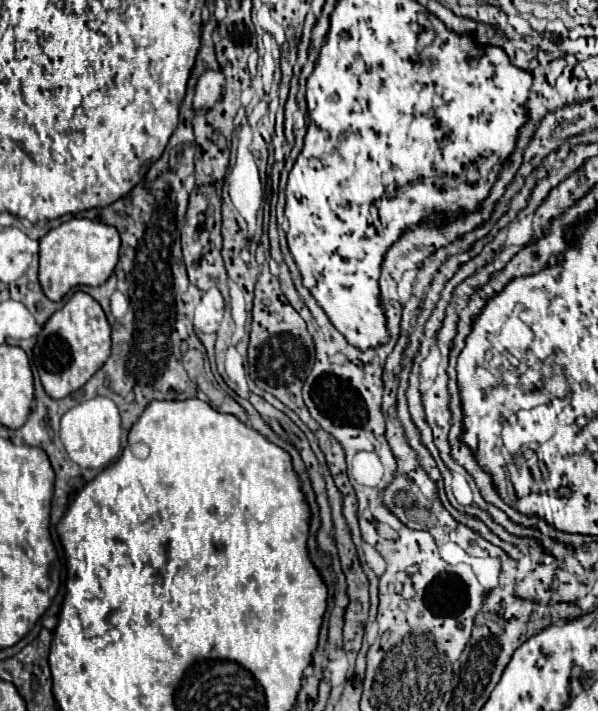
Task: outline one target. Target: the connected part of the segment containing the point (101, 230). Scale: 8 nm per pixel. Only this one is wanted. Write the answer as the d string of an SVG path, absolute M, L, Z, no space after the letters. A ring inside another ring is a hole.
M70 219L40 239L40 285L50 301L60 301L72 287L102 285L118 261L120 235L116 227L90 219Z

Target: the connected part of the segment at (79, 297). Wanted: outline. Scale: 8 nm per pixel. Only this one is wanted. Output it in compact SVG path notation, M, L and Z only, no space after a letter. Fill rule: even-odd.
M76 291L66 305L56 311L42 327L36 347L34 365L44 385L44 391L52 399L64 399L66 395L78 391L86 381L106 363L110 357L110 325L98 301L88 293Z

